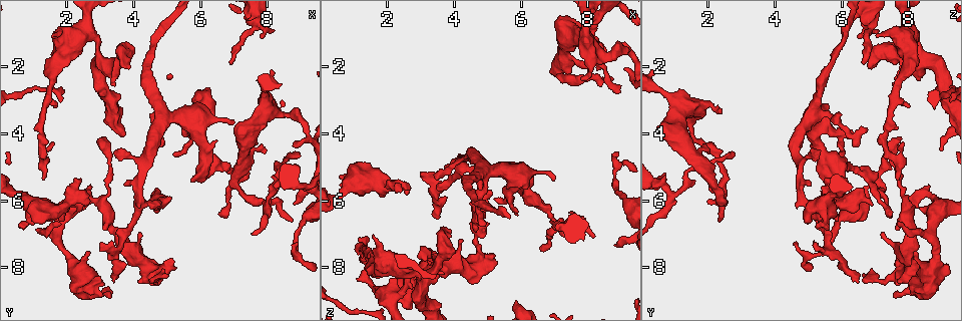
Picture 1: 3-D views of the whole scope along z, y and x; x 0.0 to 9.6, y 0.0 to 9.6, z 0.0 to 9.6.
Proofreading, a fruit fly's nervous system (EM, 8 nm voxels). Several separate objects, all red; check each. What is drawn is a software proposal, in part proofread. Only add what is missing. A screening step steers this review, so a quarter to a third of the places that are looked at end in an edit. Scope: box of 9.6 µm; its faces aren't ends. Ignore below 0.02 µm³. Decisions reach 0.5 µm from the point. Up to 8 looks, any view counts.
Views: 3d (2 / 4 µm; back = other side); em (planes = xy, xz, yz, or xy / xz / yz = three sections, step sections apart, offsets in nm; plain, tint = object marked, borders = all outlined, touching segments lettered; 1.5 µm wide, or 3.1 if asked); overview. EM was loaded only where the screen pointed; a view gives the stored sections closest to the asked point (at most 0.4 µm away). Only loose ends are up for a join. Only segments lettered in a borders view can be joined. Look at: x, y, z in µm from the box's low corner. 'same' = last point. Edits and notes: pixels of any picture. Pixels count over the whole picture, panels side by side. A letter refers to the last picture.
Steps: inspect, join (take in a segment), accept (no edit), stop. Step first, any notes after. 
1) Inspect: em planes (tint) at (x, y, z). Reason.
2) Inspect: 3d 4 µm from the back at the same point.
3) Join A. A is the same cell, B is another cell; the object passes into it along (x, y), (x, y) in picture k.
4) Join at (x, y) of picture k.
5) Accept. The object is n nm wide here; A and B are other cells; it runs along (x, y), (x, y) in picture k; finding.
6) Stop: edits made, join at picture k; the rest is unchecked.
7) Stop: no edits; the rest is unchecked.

Inspect: em planes (tint) at (8.80, 6.10, 7.35). An open end.

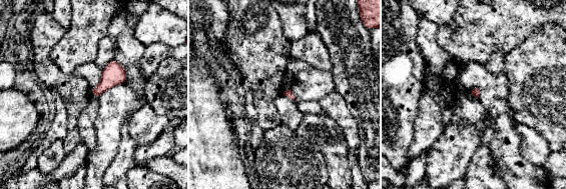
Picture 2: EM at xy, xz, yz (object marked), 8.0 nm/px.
Inspect: em planes (borders) at the same point. What lies round it.

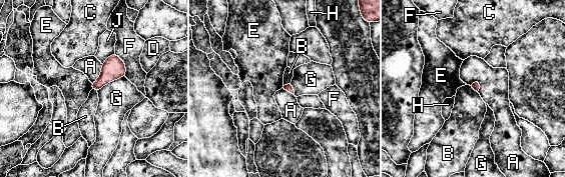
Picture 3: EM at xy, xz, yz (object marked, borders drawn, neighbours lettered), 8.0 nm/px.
Accept. A, B, C, D, E, F, G, H and J are other cells; a border runs along (102, 64), (100, 75), (91, 83) in picture 3; none of them fits.

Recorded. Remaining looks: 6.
Inspect: em xz step 4 (borders) at (1.90, 6.55, 5.95). Branch stops here.

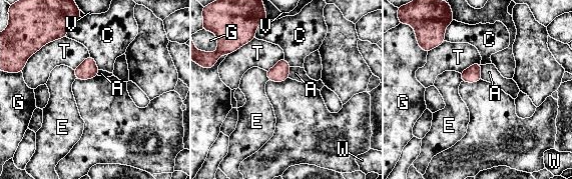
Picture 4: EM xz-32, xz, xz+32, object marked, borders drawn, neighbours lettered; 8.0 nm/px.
Accept. The longest contact is with T, 280 nm; A, C, E, G, T, V and W are other cells; a border runs along (482, 65), (481, 79) in picture 4; none of them fits.

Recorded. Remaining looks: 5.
Inspect: em planes (plain) at (8.90, 7.25, 4.65). Free end.

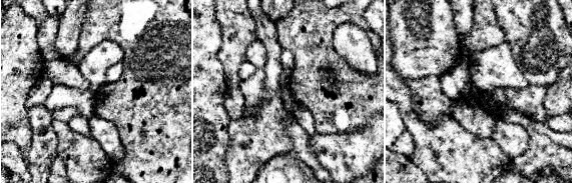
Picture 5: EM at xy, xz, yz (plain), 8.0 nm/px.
Inspect: em planes (borders) at the same point.

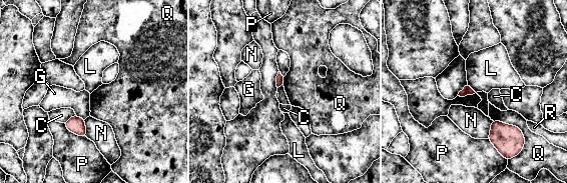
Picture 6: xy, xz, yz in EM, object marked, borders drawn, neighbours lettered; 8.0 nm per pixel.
Accept. C, G, L, N, P, Q and R are other cells; a border runs along (467, 85), (476, 92) in picture 6; none of them fits.

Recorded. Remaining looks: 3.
Stop: no edits; the rest is unchecked.

